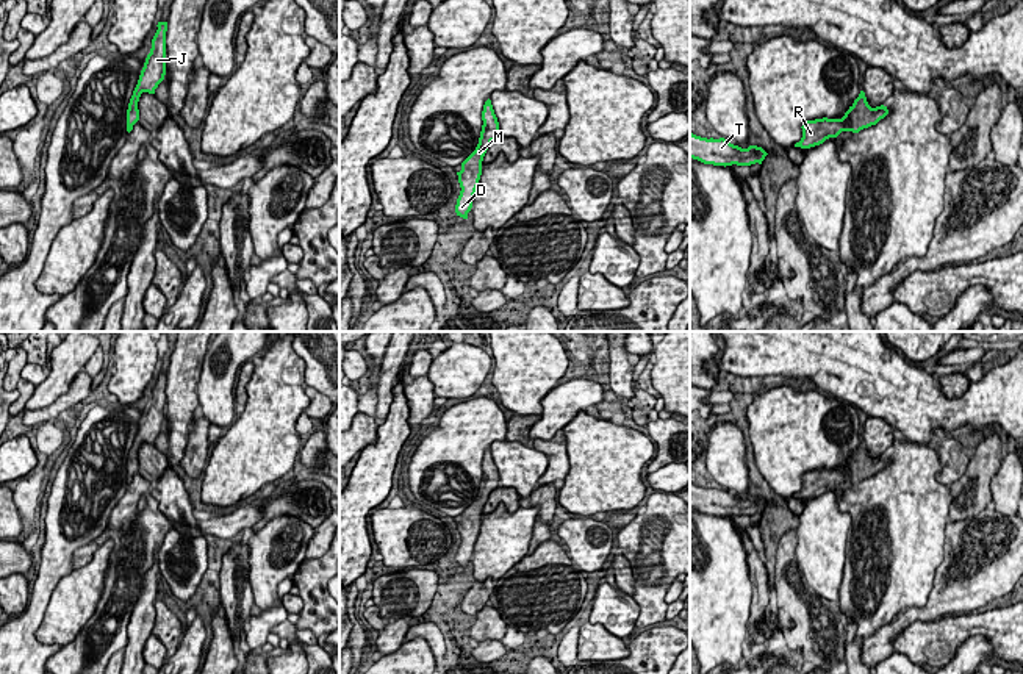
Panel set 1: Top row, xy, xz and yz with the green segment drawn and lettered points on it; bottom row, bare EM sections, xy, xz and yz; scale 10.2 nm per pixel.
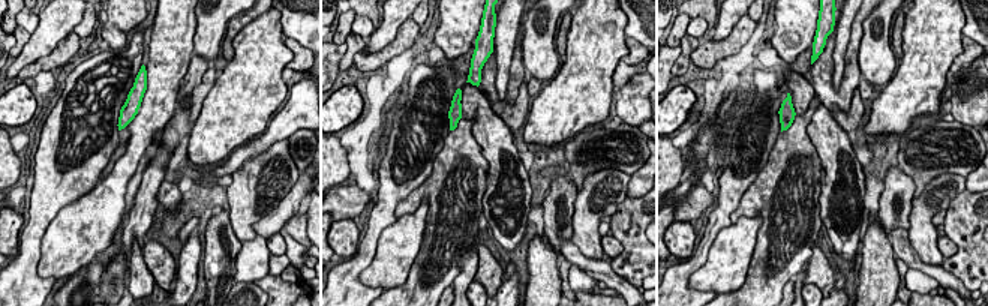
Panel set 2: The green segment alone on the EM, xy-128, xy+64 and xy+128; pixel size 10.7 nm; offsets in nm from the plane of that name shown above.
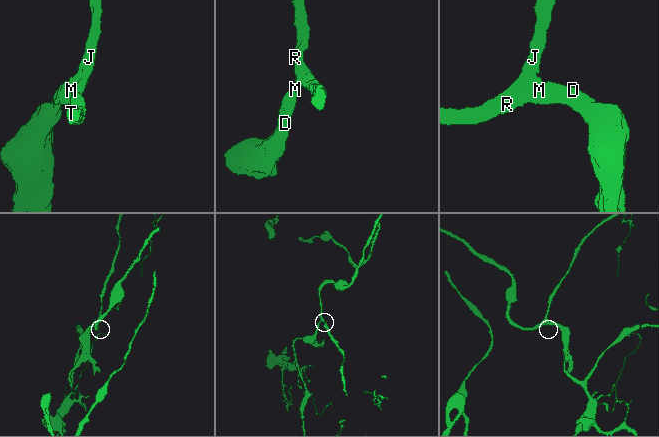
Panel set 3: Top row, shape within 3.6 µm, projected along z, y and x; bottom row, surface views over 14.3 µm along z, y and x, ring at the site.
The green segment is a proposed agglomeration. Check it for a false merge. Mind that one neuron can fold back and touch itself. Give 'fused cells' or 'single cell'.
single cell

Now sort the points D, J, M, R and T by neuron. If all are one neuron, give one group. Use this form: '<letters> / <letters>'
D J M R T

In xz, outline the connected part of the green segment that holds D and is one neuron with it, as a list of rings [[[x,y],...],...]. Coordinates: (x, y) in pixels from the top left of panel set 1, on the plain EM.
[[[490,449],[483,455],[482,471],[483,475],[482,475],[479,494],[476,500],[461,513],[461,521],[457,522],[461,541],[457,549],[455,563],[463,569],[468,569],[468,563],[472,558],[472,549],[482,525],[482,511],[488,500],[488,496],[496,488],[501,486],[499,472]]]

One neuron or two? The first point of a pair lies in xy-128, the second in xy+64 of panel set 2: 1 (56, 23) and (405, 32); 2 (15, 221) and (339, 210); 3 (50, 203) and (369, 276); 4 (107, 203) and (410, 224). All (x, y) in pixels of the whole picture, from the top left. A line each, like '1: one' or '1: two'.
1: two
2: two
3: two
4: one

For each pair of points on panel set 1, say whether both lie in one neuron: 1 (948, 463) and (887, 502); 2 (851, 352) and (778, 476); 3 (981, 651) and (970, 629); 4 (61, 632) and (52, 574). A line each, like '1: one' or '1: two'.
1: two
2: two
3: two
4: two

